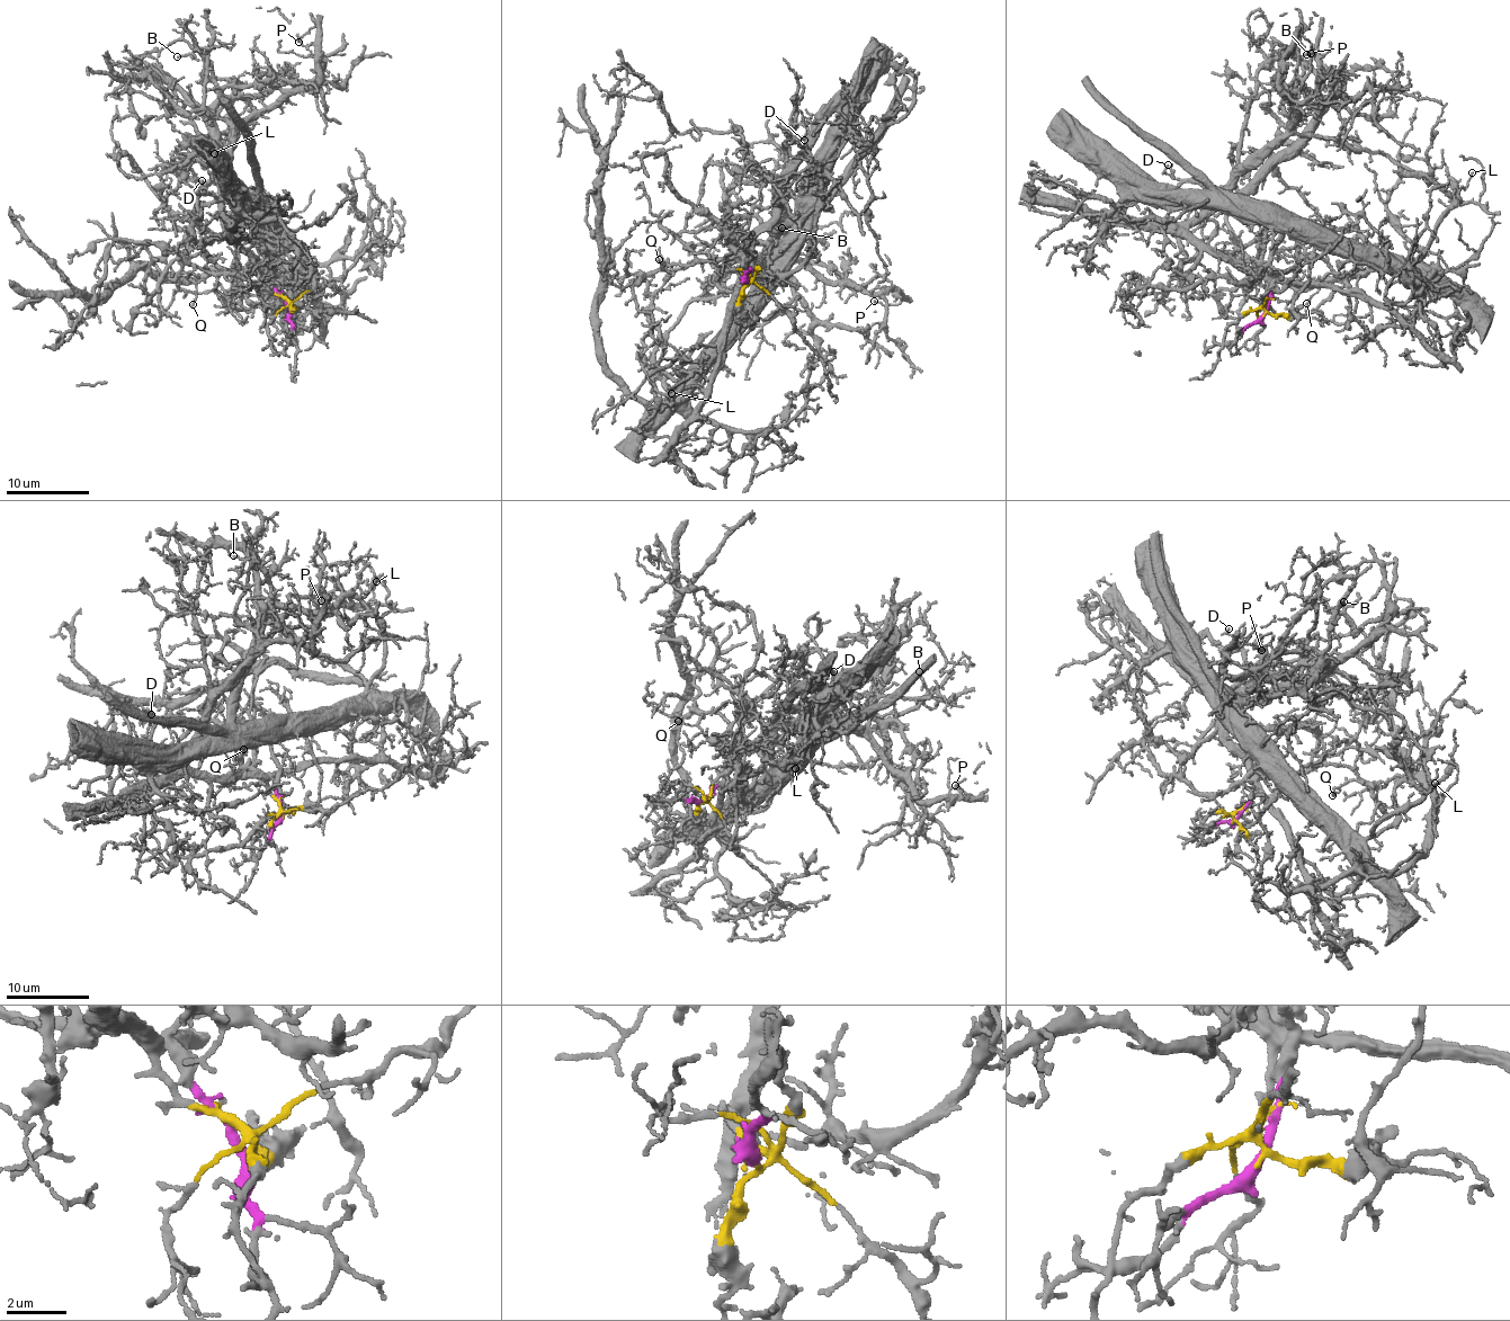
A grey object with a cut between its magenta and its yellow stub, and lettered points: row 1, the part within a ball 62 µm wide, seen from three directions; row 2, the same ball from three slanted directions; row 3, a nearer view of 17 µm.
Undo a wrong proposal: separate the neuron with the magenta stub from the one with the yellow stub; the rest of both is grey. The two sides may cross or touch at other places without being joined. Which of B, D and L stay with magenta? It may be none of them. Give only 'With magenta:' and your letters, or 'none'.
With magenta: B, D, L

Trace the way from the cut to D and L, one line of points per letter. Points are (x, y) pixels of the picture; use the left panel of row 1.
D: (289, 310), (269, 275), (280, 257), (259, 235), (257, 208), (241, 207), (212, 195), (197, 195), (200, 179)
L: (289, 310), (269, 275), (280, 257), (257, 226), (270, 226), (255, 241), (261, 206), (215, 177), (214, 152)

